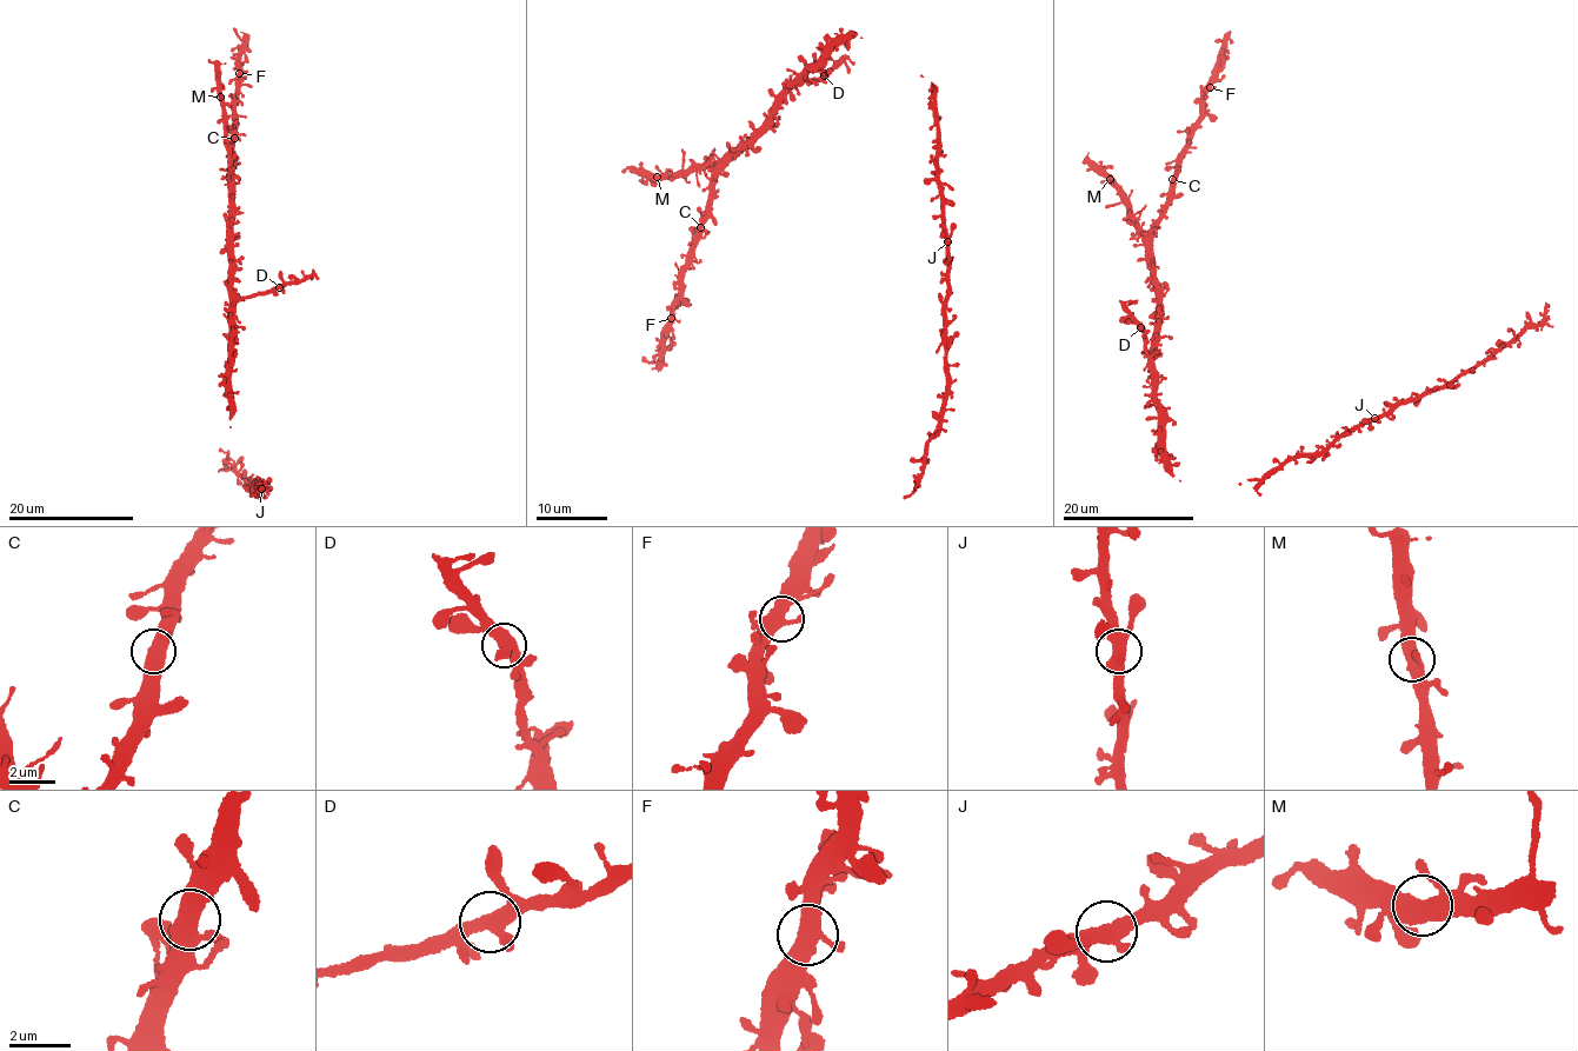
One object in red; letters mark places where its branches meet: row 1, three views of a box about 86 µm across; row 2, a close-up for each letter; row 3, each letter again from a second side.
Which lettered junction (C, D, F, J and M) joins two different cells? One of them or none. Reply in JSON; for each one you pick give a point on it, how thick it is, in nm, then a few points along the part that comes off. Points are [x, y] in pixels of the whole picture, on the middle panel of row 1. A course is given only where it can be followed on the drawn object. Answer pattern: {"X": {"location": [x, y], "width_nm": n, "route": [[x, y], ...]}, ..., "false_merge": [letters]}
{"false_merge": []}

